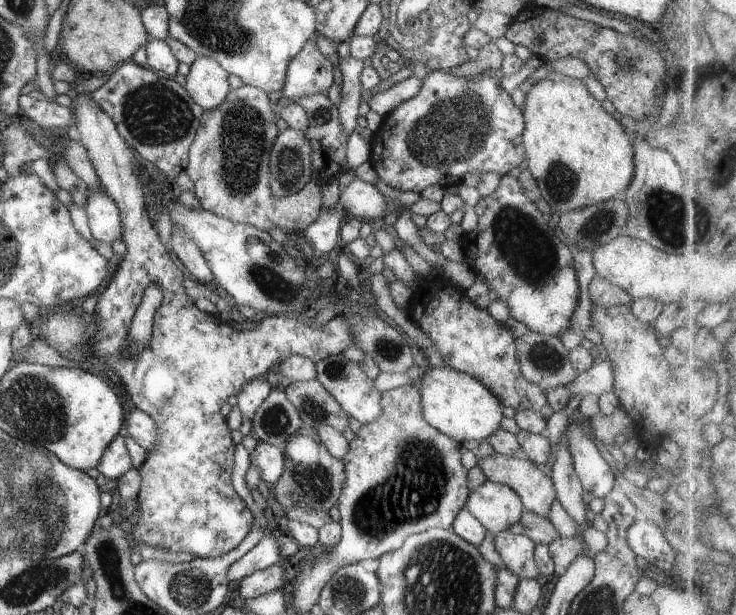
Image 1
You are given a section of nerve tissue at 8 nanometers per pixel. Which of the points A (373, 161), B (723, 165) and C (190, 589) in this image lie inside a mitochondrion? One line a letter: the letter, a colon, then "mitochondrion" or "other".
A: other
B: other
C: mitochondrion

